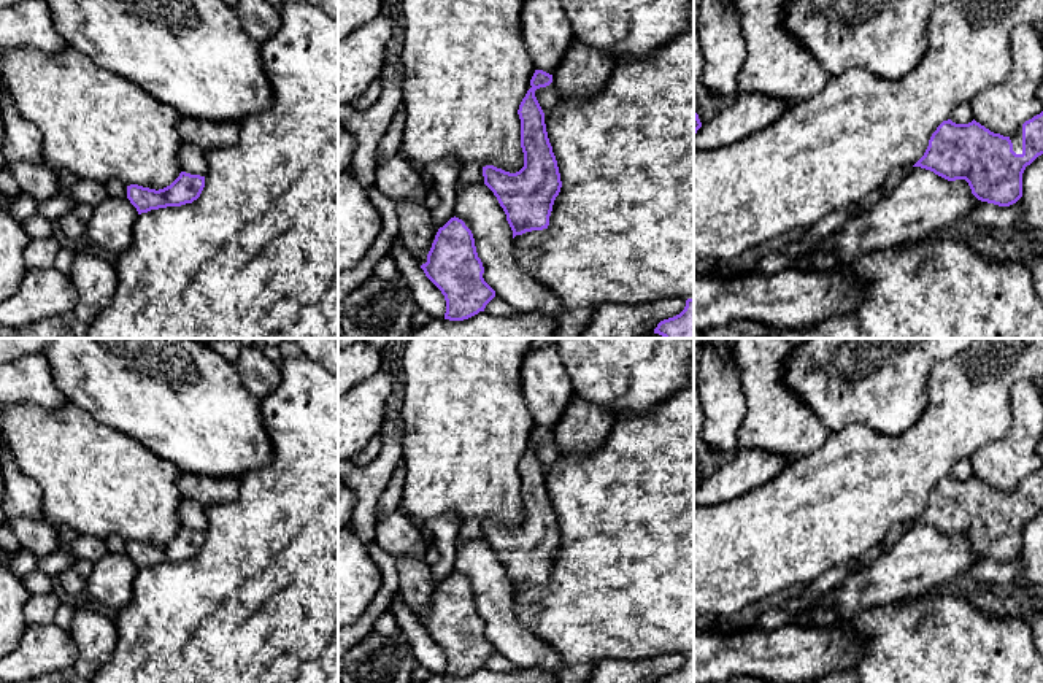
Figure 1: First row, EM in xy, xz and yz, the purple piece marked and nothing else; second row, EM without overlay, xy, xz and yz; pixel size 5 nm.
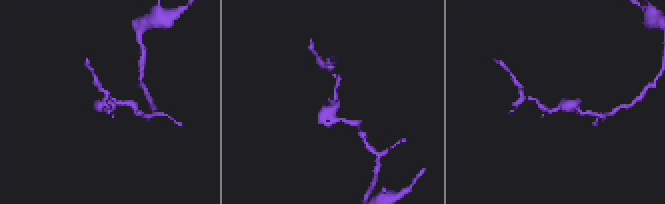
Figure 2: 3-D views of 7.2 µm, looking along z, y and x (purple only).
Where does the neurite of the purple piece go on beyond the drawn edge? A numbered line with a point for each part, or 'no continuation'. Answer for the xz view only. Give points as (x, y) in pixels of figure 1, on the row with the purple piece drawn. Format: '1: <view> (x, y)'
no continuation

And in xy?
no continuation

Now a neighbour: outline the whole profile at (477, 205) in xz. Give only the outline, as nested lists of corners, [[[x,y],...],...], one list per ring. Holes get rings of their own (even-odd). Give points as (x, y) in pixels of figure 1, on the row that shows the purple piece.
[[[484,183],[467,186],[457,191],[454,200],[454,216],[462,219],[471,230],[478,257],[481,259],[484,267],[483,278],[495,291],[497,297],[510,303],[518,313],[538,313],[552,316],[557,321],[552,338],[583,337],[594,316],[595,307],[565,308],[556,294],[552,294],[545,284],[537,281],[530,273],[518,267],[513,256],[513,230],[497,197]]]

